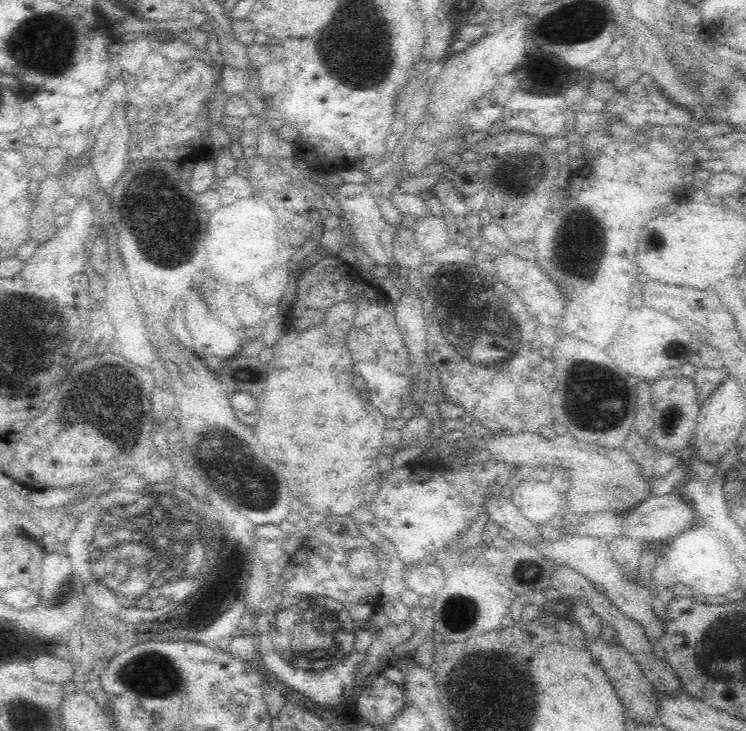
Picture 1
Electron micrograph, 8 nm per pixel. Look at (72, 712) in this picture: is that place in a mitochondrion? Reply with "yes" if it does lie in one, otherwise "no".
no

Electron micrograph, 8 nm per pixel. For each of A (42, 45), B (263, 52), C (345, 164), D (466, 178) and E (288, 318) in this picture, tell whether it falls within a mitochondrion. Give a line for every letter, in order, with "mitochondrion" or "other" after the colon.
A: mitochondrion
B: other
C: other
D: other
E: other

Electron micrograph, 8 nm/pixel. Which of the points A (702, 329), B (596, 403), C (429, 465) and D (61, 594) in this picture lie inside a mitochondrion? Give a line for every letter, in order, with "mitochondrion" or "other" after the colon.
A: other
B: mitochondrion
C: other
D: mitochondrion

